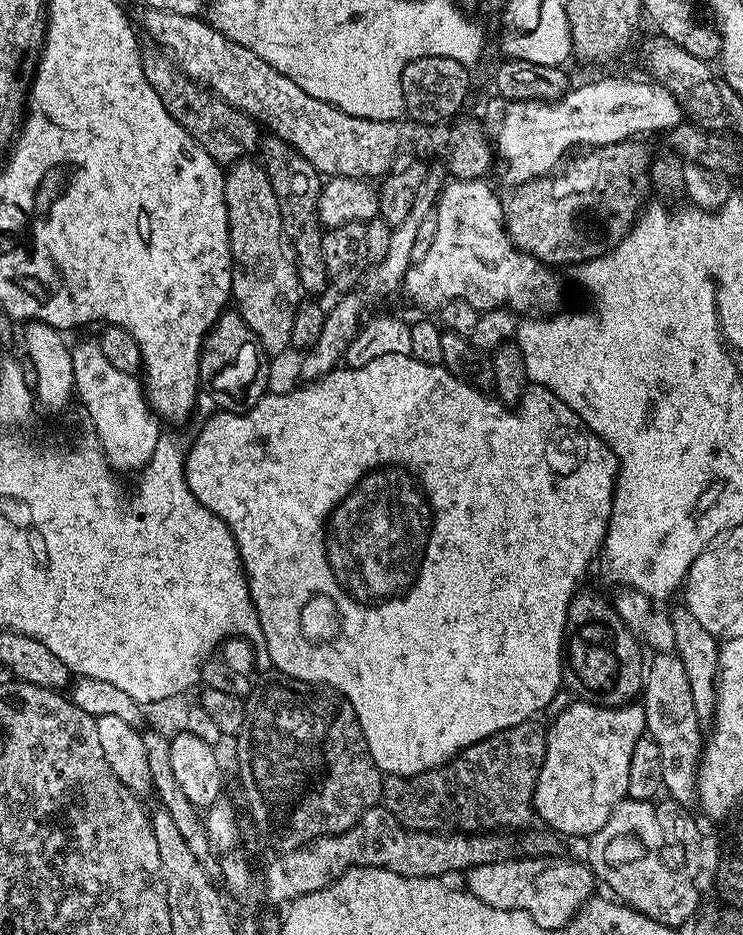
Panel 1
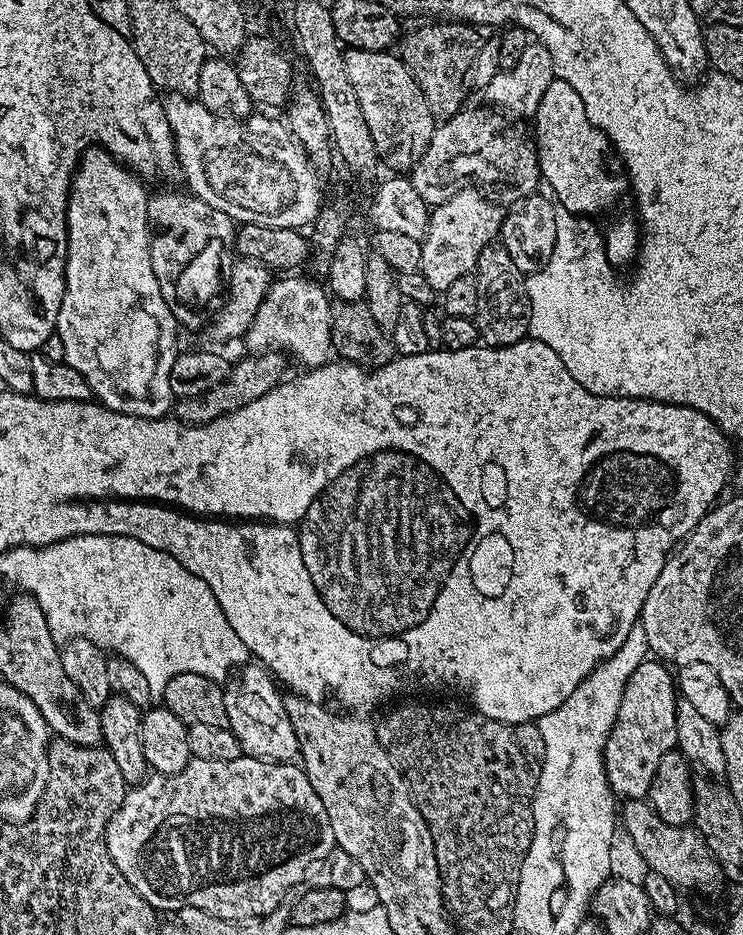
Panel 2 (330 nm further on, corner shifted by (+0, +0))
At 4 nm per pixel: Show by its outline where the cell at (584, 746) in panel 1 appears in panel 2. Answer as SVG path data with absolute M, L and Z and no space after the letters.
M649 658L640 663L634 674L630 674L622 690L616 721L606 738L604 777L611 791L617 797L624 796L625 801L643 801L647 797L650 782L654 782L654 770L658 770L662 754L677 747L678 689L673 673L668 673L663 666L659 659Z

